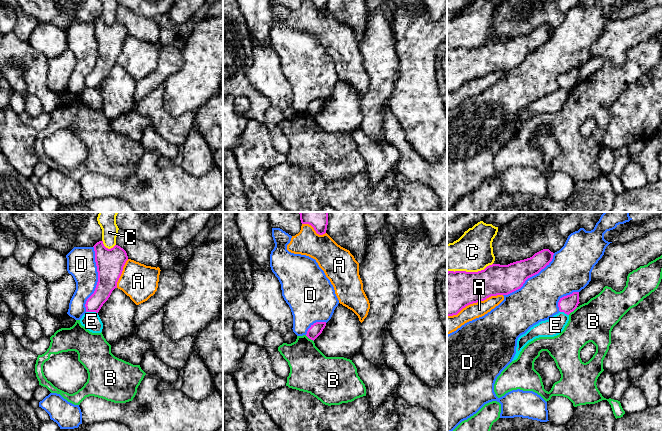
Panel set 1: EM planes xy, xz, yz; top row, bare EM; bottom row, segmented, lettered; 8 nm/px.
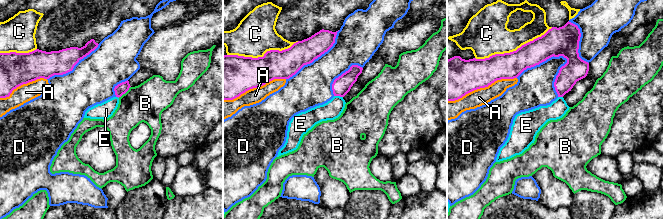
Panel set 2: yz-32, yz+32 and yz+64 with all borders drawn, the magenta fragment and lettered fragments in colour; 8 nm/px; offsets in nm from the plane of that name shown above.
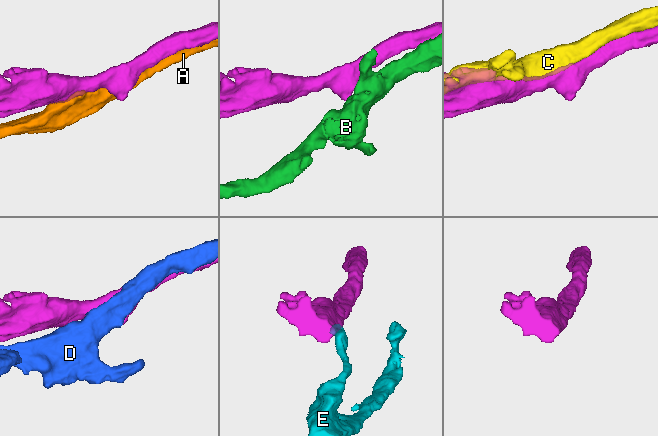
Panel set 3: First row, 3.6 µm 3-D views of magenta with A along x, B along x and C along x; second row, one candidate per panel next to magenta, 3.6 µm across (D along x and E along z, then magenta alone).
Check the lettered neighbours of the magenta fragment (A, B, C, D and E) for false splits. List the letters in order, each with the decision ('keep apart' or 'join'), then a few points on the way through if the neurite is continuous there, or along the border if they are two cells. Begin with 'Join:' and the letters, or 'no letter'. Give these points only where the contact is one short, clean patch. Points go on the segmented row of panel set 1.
Join: no letter
A: keep apart
B: keep apart
C: keep apart
D: keep apart
E: keep apart; border xy (86, 311), (95, 311), (97, 313)

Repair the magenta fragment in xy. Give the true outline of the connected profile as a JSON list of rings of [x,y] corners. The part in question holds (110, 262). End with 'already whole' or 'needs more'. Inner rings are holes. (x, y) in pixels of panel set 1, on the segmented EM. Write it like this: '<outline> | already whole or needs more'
[[[103,241],[94,246],[95,262],[98,272],[98,282],[94,293],[87,299],[86,312],[98,313],[108,300],[112,291],[117,288],[117,282],[122,274],[123,267],[128,260],[126,251],[118,245],[108,249]]] | already whole

